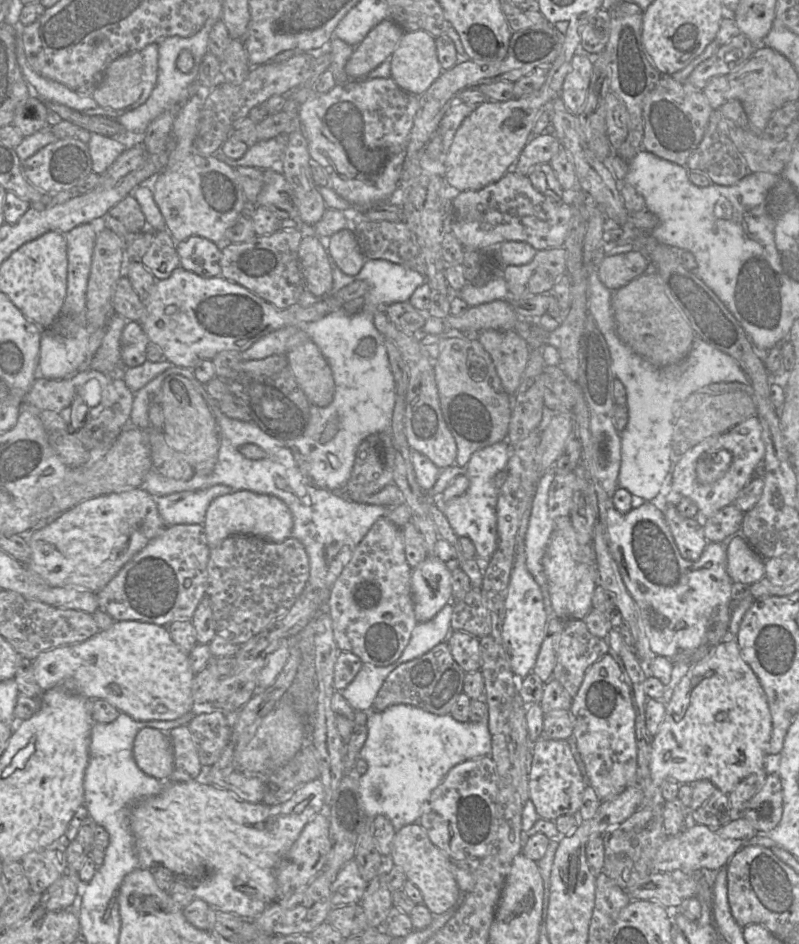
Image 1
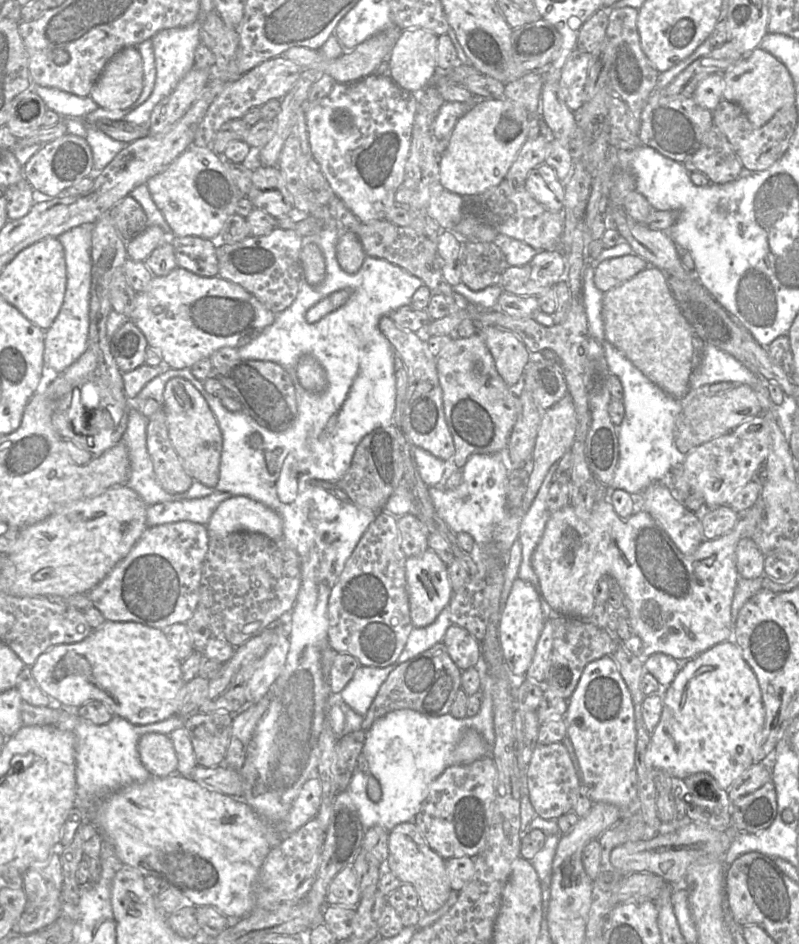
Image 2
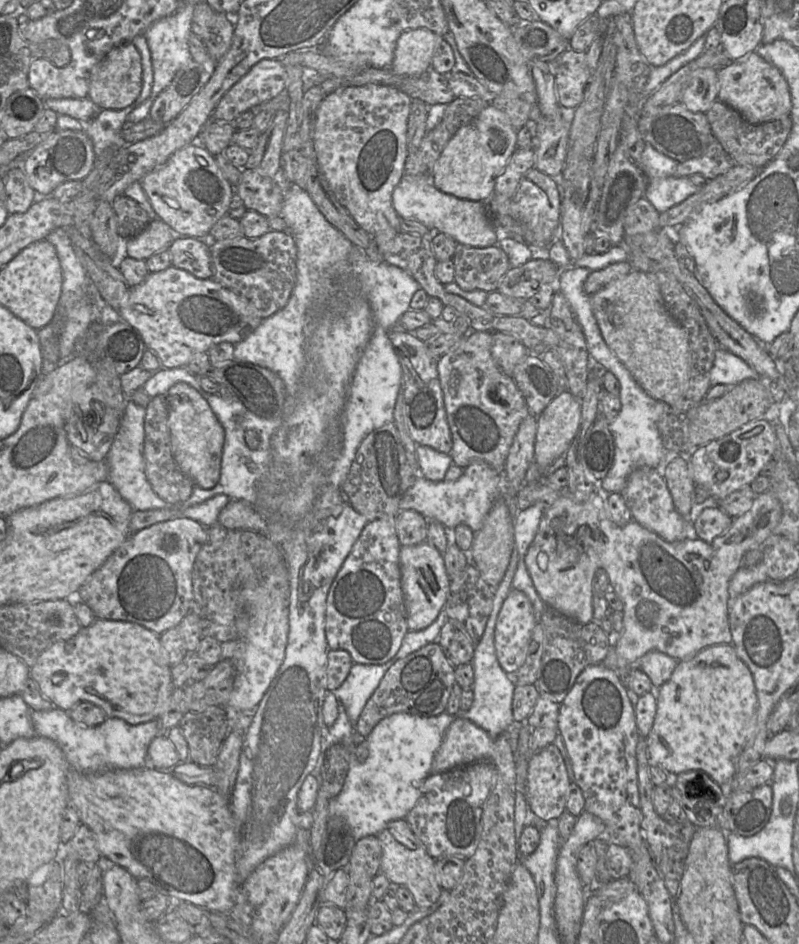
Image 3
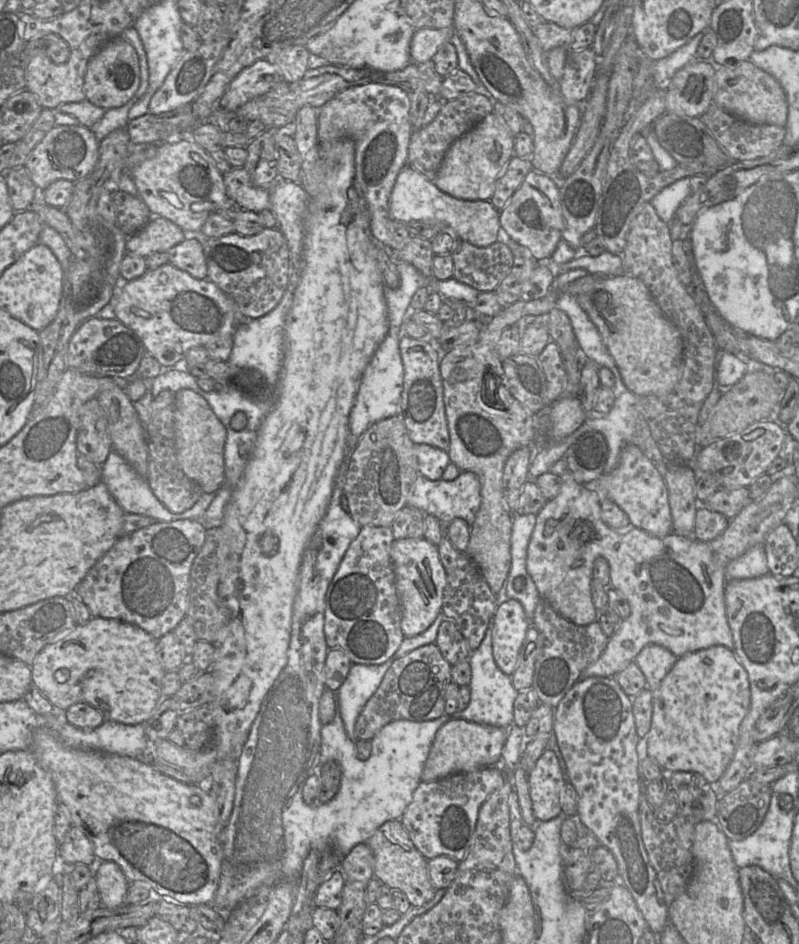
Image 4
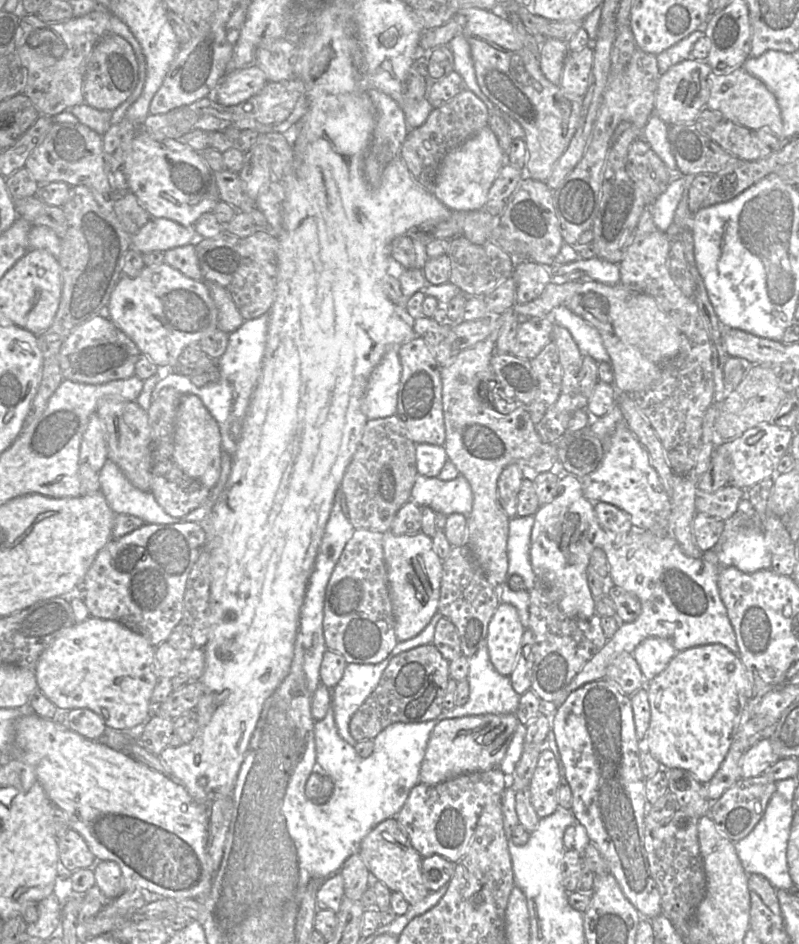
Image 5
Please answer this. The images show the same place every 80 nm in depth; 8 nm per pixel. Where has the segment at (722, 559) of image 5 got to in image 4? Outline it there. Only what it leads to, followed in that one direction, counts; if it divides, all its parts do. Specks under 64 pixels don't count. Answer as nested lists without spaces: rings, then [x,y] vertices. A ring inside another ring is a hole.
[[[757,545],[729,562],[726,567],[726,580],[758,578],[768,573],[769,568],[764,546]]]

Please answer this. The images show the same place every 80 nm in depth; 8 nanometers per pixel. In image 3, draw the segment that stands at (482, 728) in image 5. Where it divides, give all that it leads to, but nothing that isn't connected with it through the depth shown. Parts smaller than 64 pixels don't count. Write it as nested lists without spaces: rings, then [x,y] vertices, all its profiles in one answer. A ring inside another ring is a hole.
[[[457,718],[446,730],[433,758],[431,774],[446,772],[477,762],[492,762],[495,739],[467,719]]]

